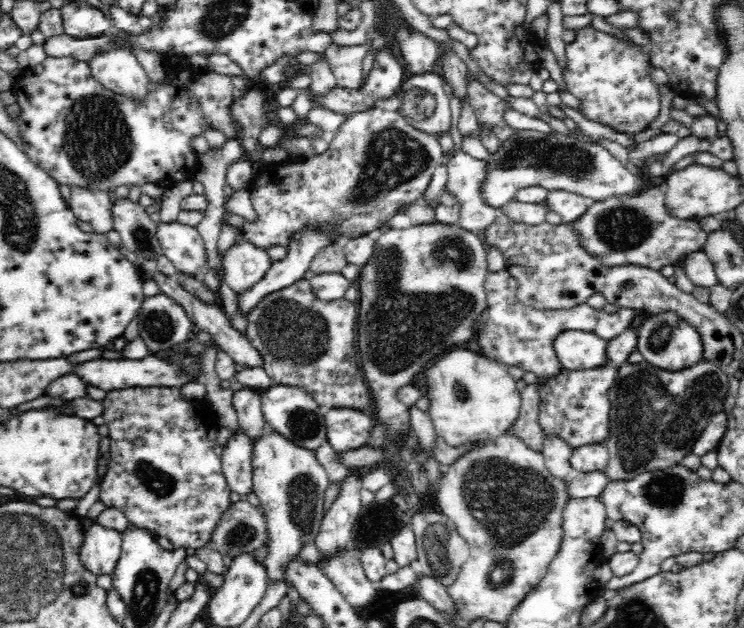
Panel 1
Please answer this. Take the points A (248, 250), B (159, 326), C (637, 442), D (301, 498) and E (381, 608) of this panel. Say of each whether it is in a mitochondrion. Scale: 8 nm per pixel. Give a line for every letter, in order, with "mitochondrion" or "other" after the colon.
A: other
B: mitochondrion
C: mitochondrion
D: mitochondrion
E: other

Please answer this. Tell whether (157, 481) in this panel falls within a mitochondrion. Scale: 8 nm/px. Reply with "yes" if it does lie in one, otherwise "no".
yes

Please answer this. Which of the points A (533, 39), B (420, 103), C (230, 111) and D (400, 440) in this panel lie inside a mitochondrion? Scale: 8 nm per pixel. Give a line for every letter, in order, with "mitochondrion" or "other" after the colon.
A: other
B: mitochondrion
C: other
D: other

